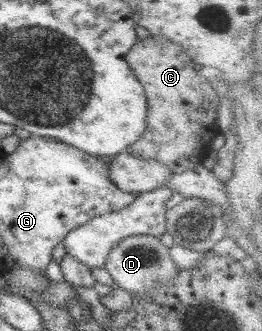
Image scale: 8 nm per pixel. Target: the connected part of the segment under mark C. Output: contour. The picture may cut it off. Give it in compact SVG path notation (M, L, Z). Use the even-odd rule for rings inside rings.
M149 34L137 40L125 54L125 59L148 98L146 130L138 142L130 144L126 153L142 160L154 160L173 174L201 164L219 130L216 124L218 100L214 84L198 76L198 68L184 54L183 48L162 35Z

